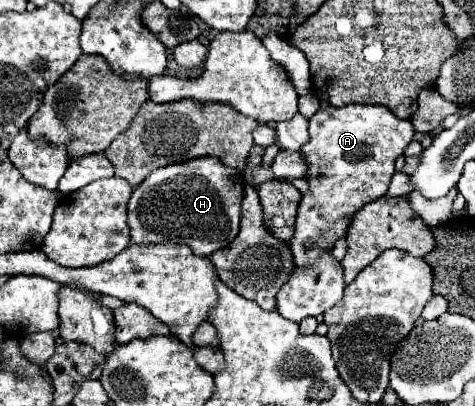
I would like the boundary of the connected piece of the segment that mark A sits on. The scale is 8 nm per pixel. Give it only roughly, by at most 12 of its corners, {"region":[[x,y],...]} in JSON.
{"region":[[321,106],[291,250],[309,266],[385,196],[415,130],[385,106]]}

